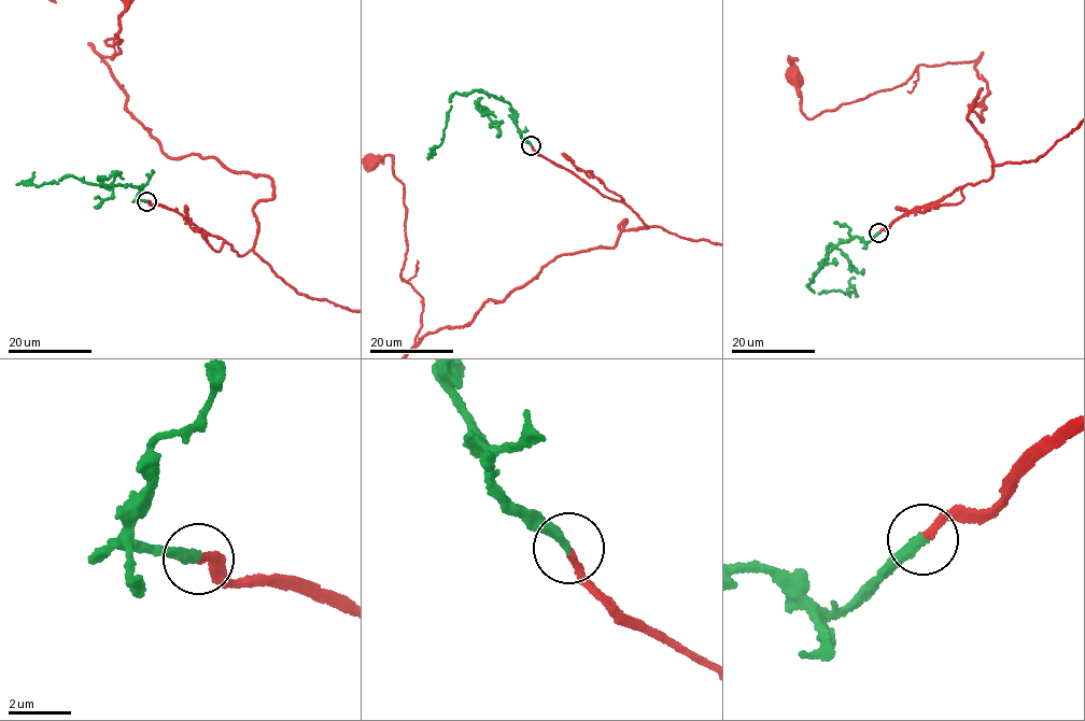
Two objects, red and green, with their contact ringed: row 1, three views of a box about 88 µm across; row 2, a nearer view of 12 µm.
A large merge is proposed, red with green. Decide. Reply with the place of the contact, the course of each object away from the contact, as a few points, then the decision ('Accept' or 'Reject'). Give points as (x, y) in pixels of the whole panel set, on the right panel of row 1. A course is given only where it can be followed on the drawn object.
Place: (878, 232). Course of red: (878, 232), (990, 178), (976, 60), (809, 118), (793, 74). Course of green: (878, 232), (868, 242), (855, 237), (834, 248), (806, 285), (820, 294), (846, 293), (851, 287), (858, 297). Accept

